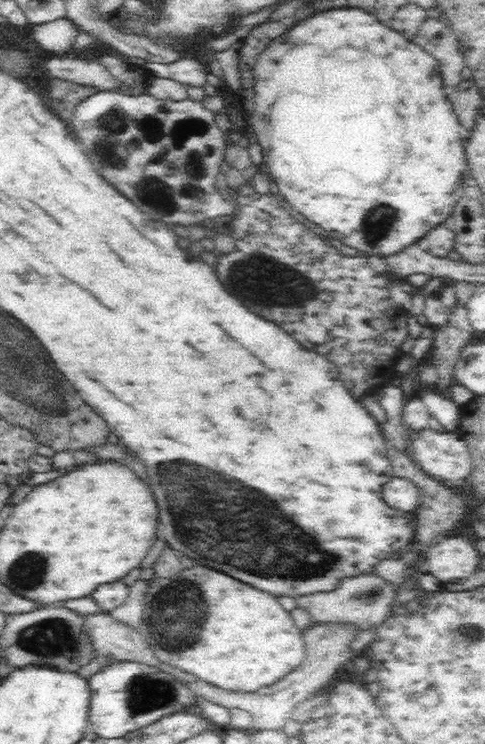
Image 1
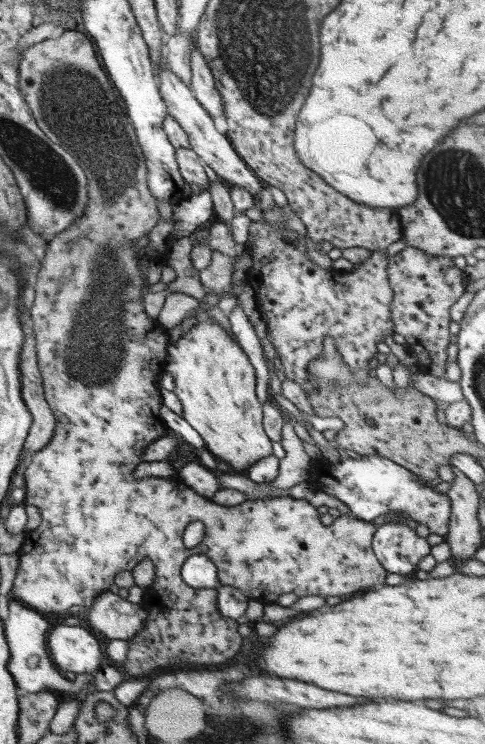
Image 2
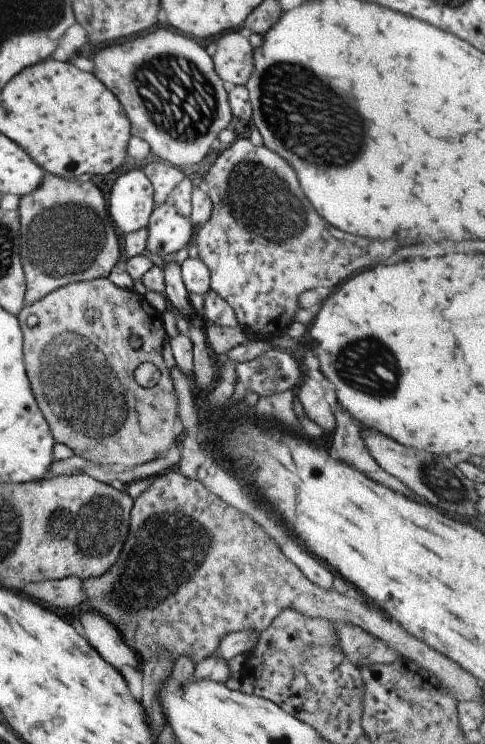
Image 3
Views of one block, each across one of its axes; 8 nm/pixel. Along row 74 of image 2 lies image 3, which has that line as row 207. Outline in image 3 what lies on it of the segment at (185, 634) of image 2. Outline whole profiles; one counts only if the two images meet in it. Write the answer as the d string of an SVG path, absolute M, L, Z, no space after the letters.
M46 173L33 193L21 196L18 212L20 257L27 282L25 304L72 283L106 279L119 264L117 228L102 190L91 179L65 179Z

